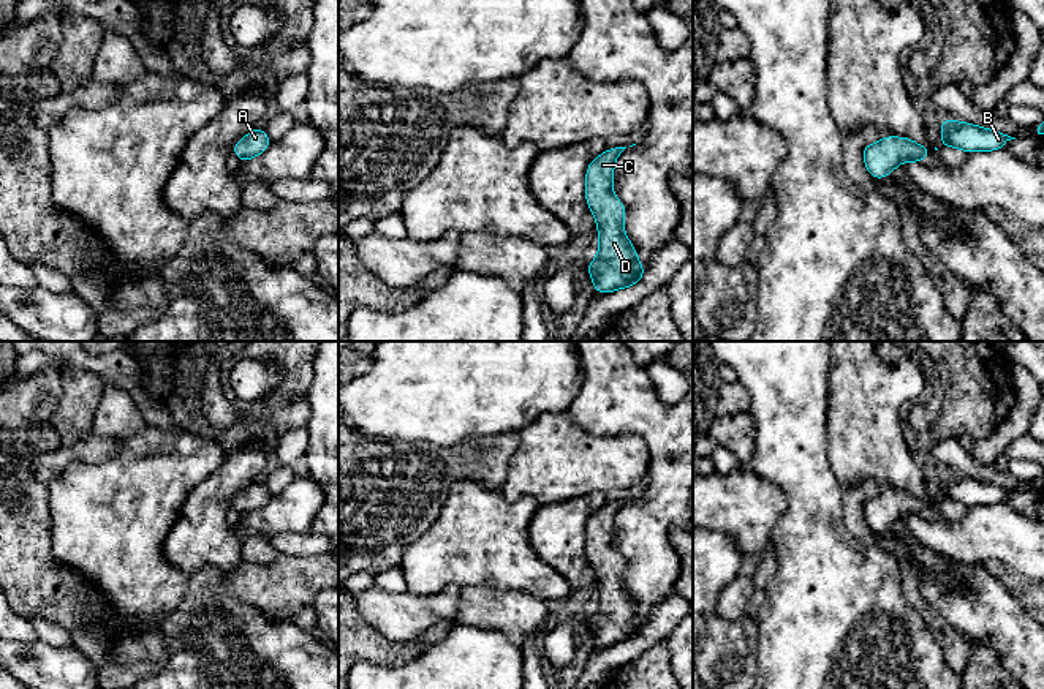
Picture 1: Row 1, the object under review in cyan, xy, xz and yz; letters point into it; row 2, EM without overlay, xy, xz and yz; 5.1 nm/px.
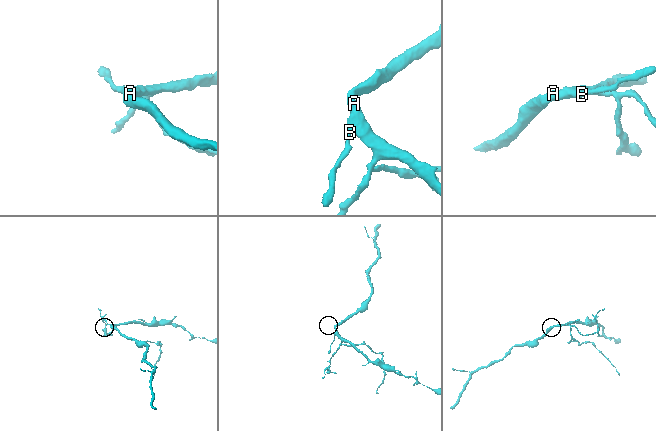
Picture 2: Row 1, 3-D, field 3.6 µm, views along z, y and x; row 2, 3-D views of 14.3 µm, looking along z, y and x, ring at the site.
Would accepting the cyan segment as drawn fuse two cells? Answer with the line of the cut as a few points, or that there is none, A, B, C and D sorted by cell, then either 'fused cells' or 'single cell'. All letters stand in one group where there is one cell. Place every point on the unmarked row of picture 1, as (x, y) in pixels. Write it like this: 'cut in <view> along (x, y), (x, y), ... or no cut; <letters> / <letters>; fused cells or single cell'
no cut; A B C D; single cell

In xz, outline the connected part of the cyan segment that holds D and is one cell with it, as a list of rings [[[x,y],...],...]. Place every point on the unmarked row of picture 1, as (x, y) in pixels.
[[[607,503],[592,512],[585,529],[585,555],[596,572],[600,589],[598,610],[587,619],[587,626],[598,648],[634,640],[645,627],[623,583],[625,559],[612,547],[614,517],[625,503]]]

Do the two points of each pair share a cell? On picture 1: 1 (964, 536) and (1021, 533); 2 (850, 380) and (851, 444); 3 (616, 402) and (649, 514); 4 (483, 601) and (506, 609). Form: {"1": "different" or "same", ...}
{"1": "same", "2": "same", "3": "same", "4": "same"}

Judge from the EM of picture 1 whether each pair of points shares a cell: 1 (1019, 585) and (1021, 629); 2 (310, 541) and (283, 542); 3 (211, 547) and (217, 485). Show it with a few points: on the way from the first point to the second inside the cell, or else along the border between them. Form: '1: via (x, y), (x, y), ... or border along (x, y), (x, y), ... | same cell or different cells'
1: border along (992, 574), (1027, 612) | different cells
2: via (304, 542), (290, 542) | same cell
3: via (211, 531), (211, 501) | same cell

